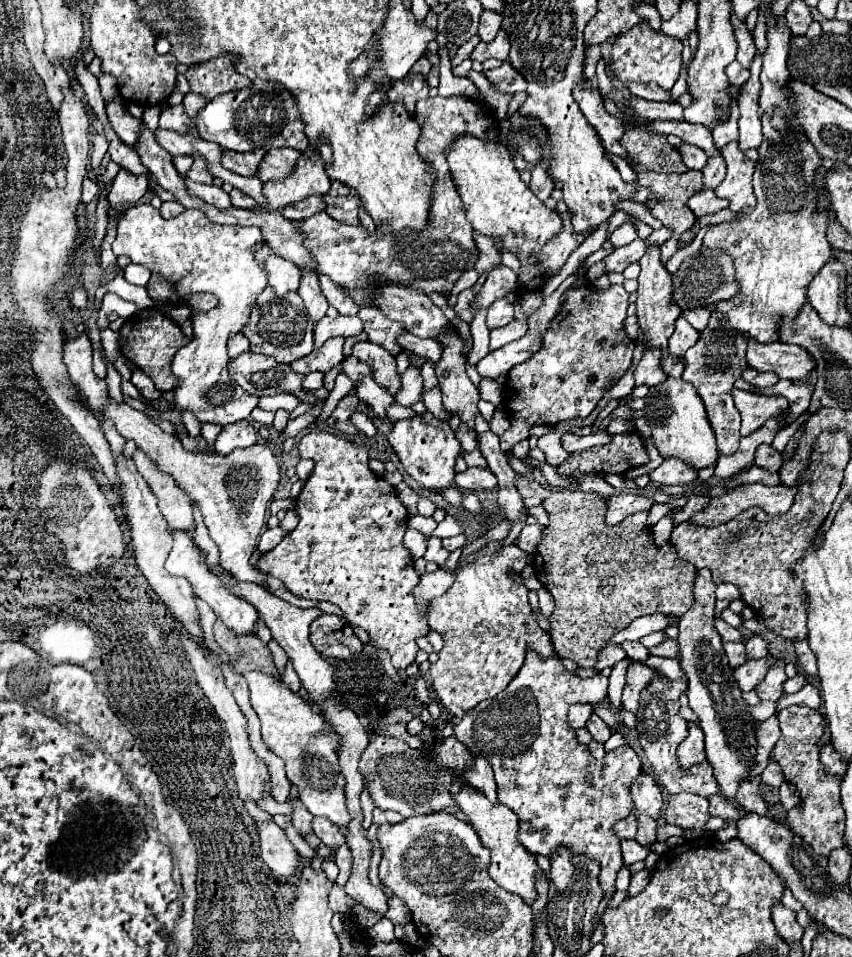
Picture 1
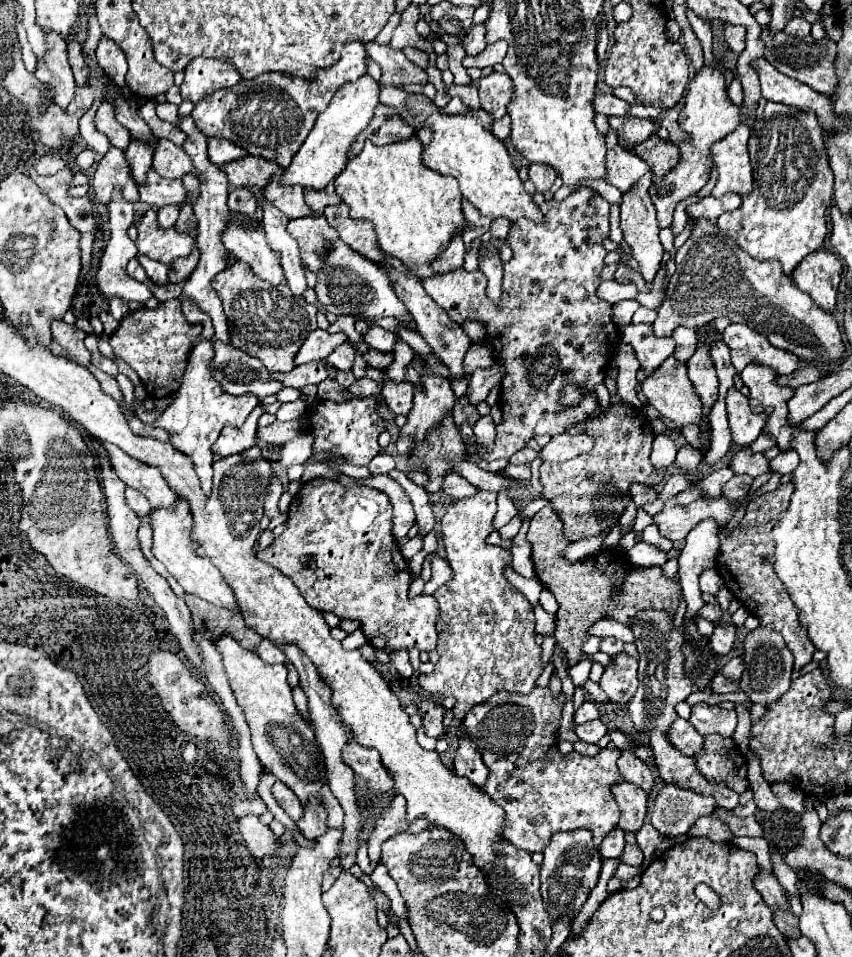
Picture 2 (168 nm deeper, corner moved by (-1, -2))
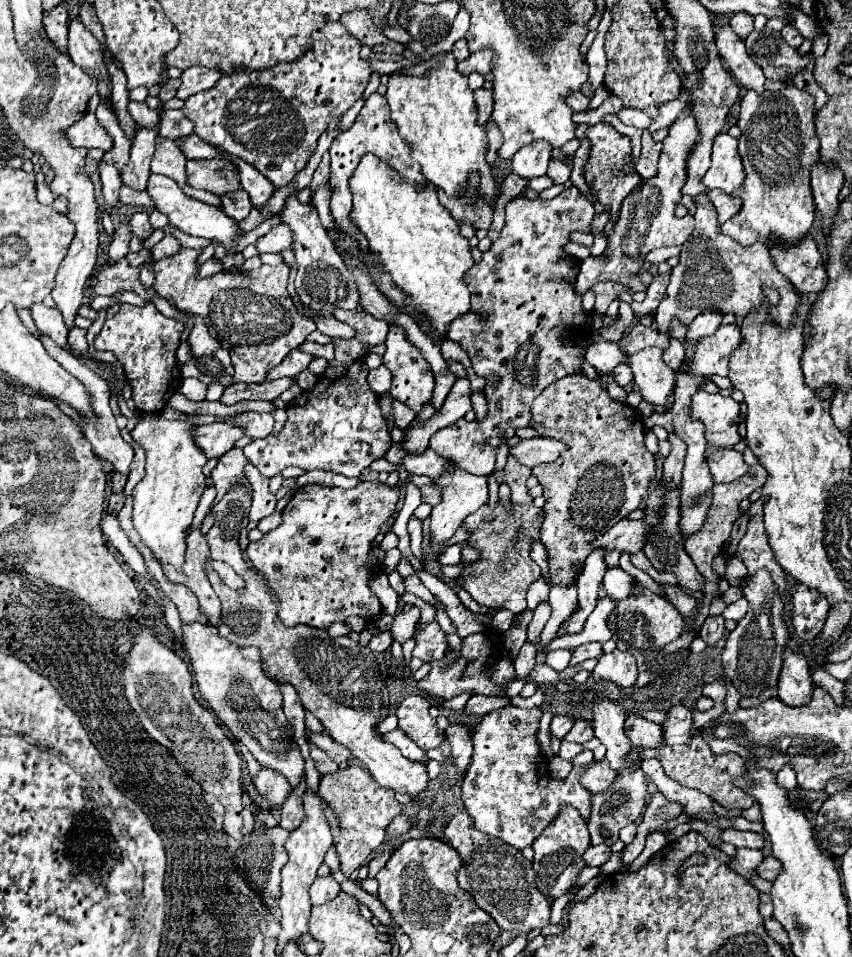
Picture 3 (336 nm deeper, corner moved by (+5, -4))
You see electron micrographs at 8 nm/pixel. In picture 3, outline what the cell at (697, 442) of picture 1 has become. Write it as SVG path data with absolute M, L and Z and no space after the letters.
M644 348L634 356L628 356L628 366L634 372L634 382L656 412L666 412L668 394L674 390L674 372L664 364L660 348Z

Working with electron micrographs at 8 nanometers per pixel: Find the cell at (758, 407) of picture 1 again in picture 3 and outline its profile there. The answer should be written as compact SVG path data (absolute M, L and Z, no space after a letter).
M696 392L692 396L692 418L700 420L706 430L706 442L716 448L732 448L740 442L738 426L734 420L740 414L740 404L732 398L708 392Z

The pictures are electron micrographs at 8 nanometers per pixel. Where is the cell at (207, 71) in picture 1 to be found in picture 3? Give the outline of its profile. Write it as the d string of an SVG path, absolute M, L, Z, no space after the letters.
M192 66L192 68L184 70L182 72L182 84L178 88L176 98L186 100L186 98L190 98L190 96L194 96L194 94L198 94L202 90L208 90L214 84L214 80L216 80L212 76L206 76L208 72L212 72L212 70L210 68L202 68L202 66Z

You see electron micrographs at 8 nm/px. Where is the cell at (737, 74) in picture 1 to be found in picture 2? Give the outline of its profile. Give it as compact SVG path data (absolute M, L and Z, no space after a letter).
M734 76L732 82L728 84L728 96L730 96L730 100L732 100L734 104L738 104L738 106L742 104L742 96L744 96L744 94L742 94L742 84L740 84L740 80L738 80L736 76Z

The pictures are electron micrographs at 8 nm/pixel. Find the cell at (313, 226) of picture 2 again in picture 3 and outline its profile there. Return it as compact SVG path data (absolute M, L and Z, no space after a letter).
M286 224L274 226L266 236L262 236L256 242L258 252L282 252L292 246L292 232L286 228Z

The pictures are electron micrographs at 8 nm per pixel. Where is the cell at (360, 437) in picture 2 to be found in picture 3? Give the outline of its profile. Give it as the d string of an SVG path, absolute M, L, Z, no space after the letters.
M334 310L332 316L352 326L356 336L350 340L332 340L334 360L328 362L324 374L318 376L310 390L302 392L302 396L296 396L286 406L288 420L280 432L244 446L246 458L266 478L280 474L288 466L298 466L306 472L330 470L352 478L368 468L372 460L382 458L392 446L388 424L378 406L378 396L368 388L366 376L370 370L364 364L368 350L386 342L388 322L362 310Z

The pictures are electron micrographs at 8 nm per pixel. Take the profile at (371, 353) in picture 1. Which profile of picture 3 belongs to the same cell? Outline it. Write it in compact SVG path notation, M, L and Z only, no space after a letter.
M394 400L392 406L394 406L394 424L396 424L398 428L406 430L406 428L410 426L410 422L416 420L416 414L414 414L410 408L406 408L406 404L402 404L402 402L398 402L398 400Z

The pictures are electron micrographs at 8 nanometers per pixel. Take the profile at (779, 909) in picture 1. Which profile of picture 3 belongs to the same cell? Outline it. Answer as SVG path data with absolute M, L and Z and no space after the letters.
M738 848L734 858L728 862L730 868L734 872L738 872L740 876L744 876L746 880L750 880L750 876L756 874L756 866L758 866L758 860L762 860L764 854L758 852L758 850L746 850L746 848Z

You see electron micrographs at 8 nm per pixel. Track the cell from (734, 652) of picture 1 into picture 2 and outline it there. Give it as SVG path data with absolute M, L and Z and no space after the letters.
M716 626L712 638L710 638L710 648L716 652L716 654L728 654L734 646L734 640L736 640L736 632L734 632L734 626Z

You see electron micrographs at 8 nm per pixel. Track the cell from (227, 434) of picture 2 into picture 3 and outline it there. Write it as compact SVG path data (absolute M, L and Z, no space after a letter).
M212 422L194 430L194 440L208 458L220 458L226 454L240 436L244 436L244 432L226 422Z

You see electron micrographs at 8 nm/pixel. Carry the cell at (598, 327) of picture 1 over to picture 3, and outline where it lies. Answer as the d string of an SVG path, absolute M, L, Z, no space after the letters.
M576 186L564 188L552 200L530 200L526 196L518 196L506 206L506 224L498 240L492 242L492 248L482 254L482 260L476 262L466 276L468 288L472 292L472 308L478 312L486 312L488 316L486 322L480 322L476 312L456 318L450 324L448 338L458 342L466 350L472 362L472 370L488 380L488 386L484 388L488 414L484 416L484 420L467 422L462 418L442 428L430 438L430 448L448 460L454 460L462 470L474 476L492 474L496 448L512 438L518 428L530 424L530 406L550 382L580 372L584 348L580 348L574 338L576 334L586 334L588 314L582 312L582 298L574 292L576 270L572 266L572 258L564 252L564 244L568 242L568 234L574 230L590 232L592 216L594 206L576 190Z

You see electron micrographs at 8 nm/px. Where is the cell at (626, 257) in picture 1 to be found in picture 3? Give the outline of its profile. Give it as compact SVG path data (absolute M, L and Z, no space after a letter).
M599 282L594 285L594 293L596 295L596 301L594 311L598 314L604 314L608 304L612 302L618 294L626 292L626 288L622 288L620 284L614 282Z

